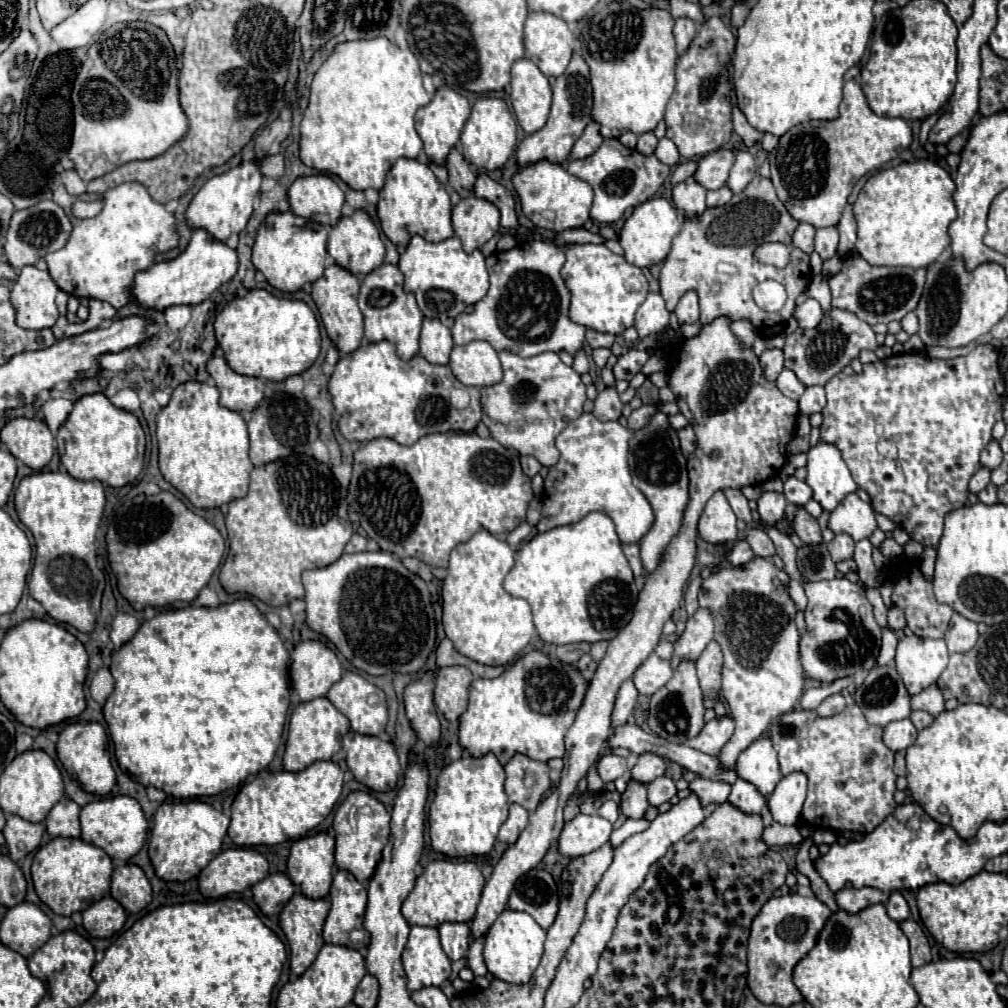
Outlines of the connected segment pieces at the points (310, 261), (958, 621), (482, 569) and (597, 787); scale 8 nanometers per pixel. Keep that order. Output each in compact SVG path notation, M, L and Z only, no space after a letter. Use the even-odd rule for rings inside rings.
M293 211L269 213L257 229L253 245L253 265L265 275L271 287L279 291L297 291L305 283L317 281L325 271L327 257L327 229L319 223L311 223L305 217L297 217ZM297 223L307 223L305 227Z
M953 613L951 625L945 633L949 653L967 653L977 643L977 637L977 623L961 617L959 613Z
M481 529L469 541L457 545L451 551L447 577L443 579L443 589L441 589L443 629L461 655L465 655L477 663L483 663L483 665L507 665L507 663L515 661L523 653L527 643L531 641L531 635L535 633L529 603L525 599L511 597L503 589L503 579L511 571L511 567L513 567L513 549L509 547L509 543L497 539L489 531Z
M595 767L589 769L589 773L587 773L587 781L589 781L589 785L587 785L587 793L599 793L599 791L605 787L605 783L603 783L601 777L597 775Z

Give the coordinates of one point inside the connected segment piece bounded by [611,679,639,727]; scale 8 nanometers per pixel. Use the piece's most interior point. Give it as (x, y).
(627, 697)

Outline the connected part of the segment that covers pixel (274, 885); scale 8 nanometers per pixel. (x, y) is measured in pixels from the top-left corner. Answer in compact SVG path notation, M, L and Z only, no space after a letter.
M273 873L273 875L265 877L265 881L259 881L257 885L253 885L251 889L253 889L255 903L269 917L279 915L283 905L295 893L295 885L289 881L289 877L285 873Z

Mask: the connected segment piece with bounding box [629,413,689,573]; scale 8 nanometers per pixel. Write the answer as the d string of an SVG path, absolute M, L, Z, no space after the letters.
M655 413L651 423L641 431L635 431L629 443L629 469L633 483L641 489L647 501L653 507L655 523L649 533L639 541L641 547L641 561L645 573L653 573L655 567L661 563L665 549L669 547L671 539L679 533L683 525L683 513L689 501L689 479L687 479L687 459L683 457L681 449L673 445L673 437L669 431L669 421L665 413Z

